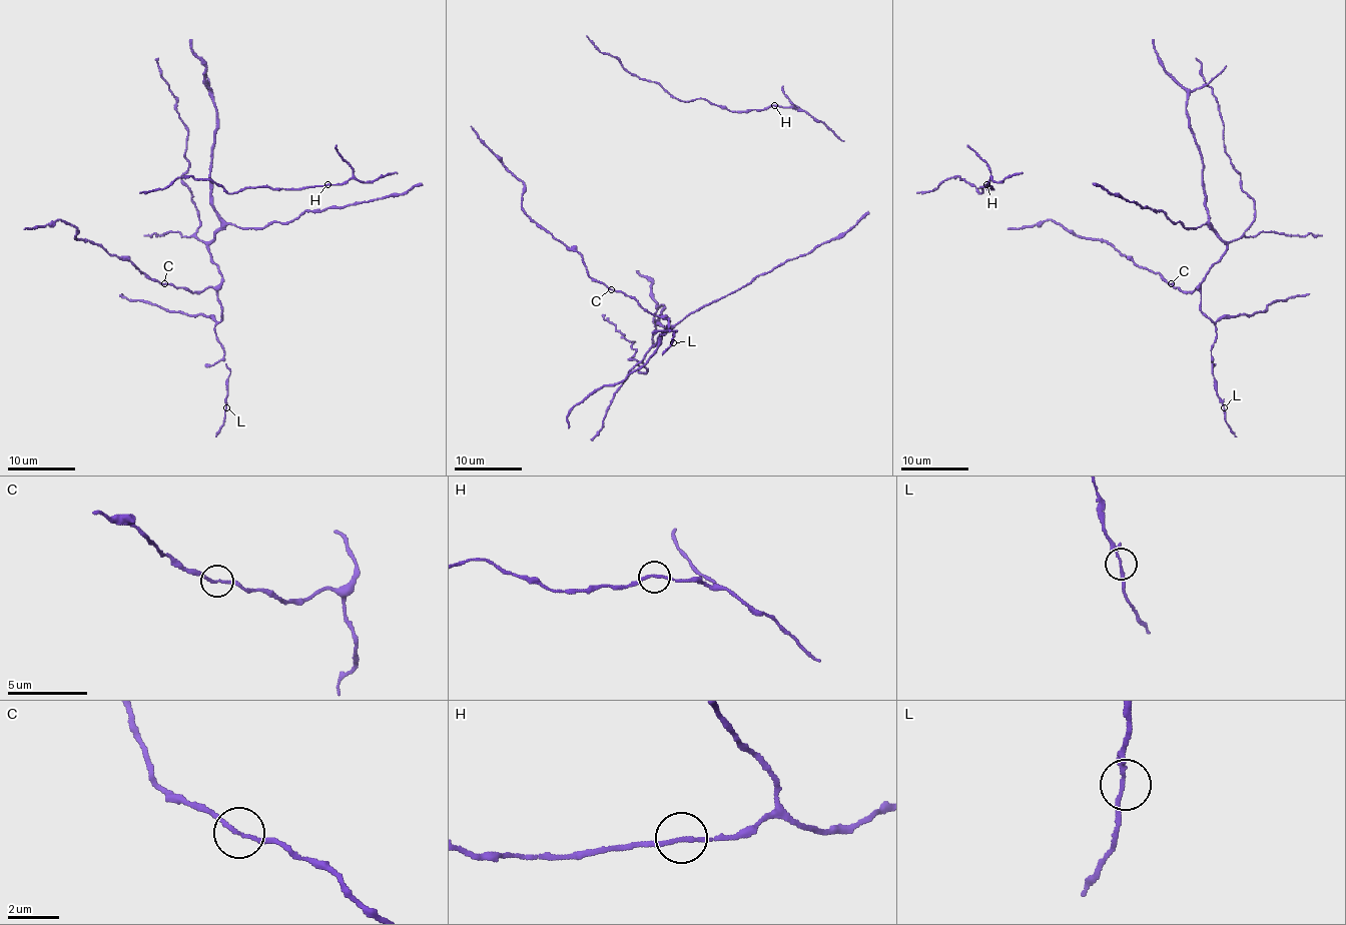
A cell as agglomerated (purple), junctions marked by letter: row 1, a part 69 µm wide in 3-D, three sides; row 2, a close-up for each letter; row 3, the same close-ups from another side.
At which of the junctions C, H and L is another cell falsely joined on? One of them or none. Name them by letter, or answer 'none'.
none

